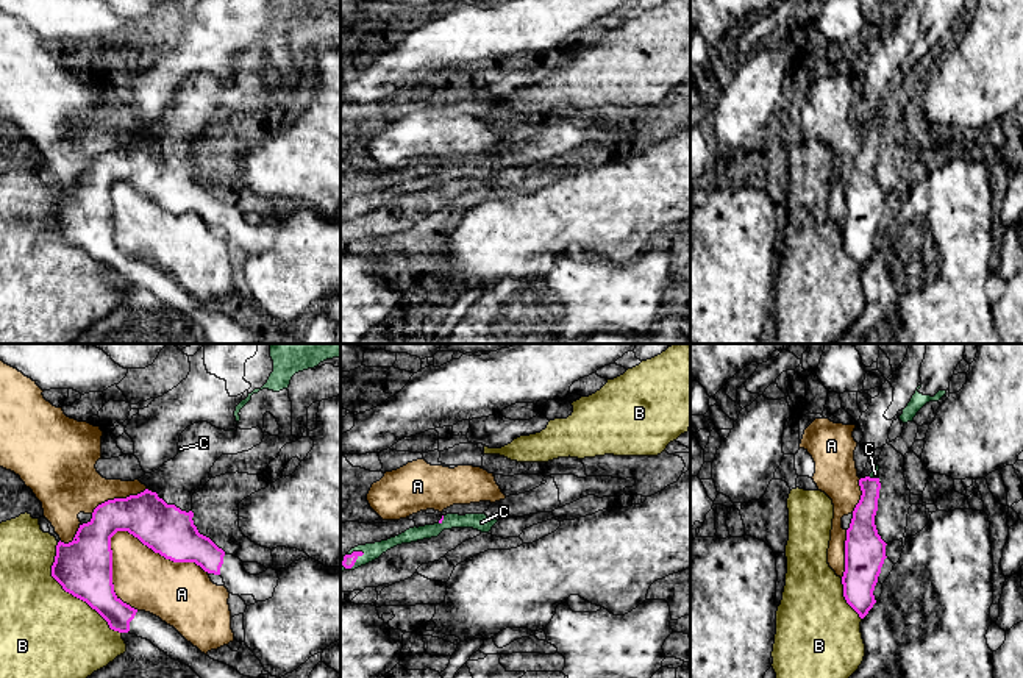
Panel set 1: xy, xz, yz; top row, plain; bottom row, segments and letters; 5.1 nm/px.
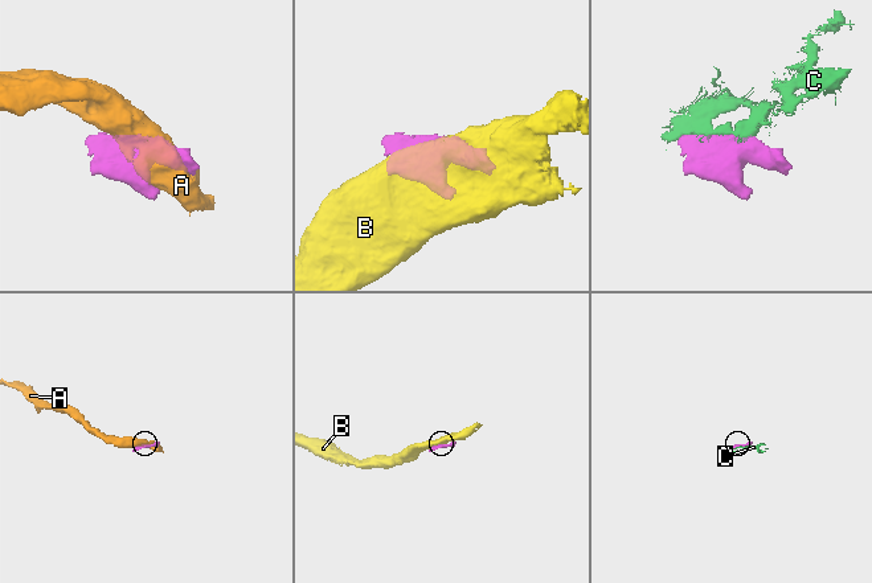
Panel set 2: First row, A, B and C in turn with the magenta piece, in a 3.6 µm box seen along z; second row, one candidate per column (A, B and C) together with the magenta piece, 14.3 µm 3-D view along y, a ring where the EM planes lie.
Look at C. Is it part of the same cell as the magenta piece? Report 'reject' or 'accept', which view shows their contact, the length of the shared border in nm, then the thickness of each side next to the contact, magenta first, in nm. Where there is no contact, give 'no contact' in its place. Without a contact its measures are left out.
accept | xz | 140 nm | 70/90 nm

